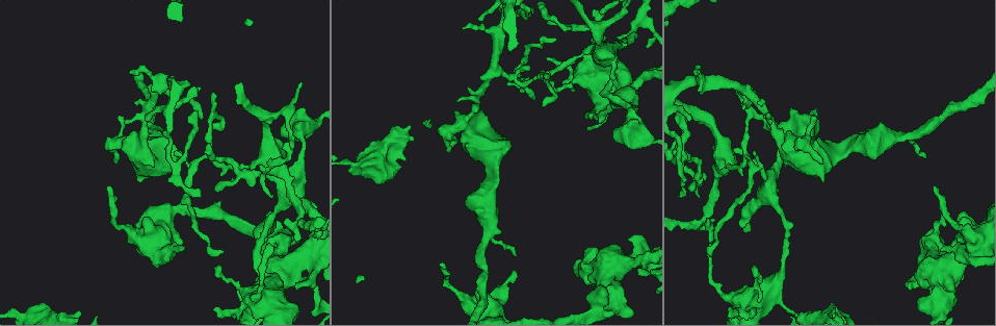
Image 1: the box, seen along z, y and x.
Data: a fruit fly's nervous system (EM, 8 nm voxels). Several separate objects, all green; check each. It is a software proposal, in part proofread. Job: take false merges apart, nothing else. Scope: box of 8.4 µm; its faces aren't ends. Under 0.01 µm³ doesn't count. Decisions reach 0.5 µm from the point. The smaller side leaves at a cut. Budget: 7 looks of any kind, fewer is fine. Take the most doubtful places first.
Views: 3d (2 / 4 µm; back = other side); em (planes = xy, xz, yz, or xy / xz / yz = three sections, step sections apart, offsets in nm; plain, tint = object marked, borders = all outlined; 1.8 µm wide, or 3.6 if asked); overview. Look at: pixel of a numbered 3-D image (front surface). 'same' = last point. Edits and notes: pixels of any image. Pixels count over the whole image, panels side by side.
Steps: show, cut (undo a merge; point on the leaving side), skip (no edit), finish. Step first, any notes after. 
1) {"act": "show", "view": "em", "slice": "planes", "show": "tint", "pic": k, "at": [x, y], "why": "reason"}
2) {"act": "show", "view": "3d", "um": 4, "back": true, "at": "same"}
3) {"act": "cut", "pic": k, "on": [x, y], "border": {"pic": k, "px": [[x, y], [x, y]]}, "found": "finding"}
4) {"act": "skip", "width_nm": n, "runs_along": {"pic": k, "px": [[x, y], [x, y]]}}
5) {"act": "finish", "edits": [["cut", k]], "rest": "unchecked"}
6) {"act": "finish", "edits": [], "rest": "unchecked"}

{"act": "show", "view": "em", "slice": "planes", "show": "tint", "pic": 1, "at": [644, 261], "why": "sudden change in width"}

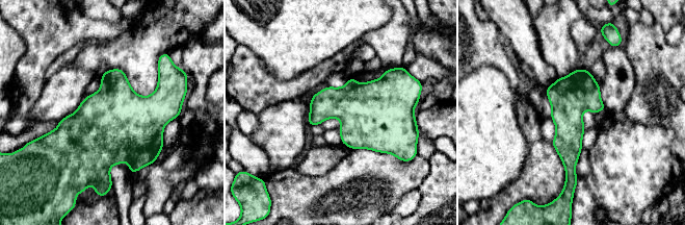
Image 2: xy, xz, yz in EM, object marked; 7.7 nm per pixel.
{"act": "skip", "found": "one neuron here"}

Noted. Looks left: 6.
{"act": "show", "view": "3d", "um": 4, "pic": 1, "at": [469, 304], "why": "calibre changes"}

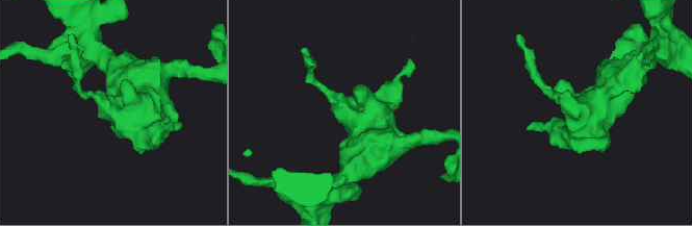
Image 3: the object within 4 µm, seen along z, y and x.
{"act": "show", "view": "em", "um": 3.6, "slice": "planes", "show": "tint", "pic": 3, "at": [577, 109]}

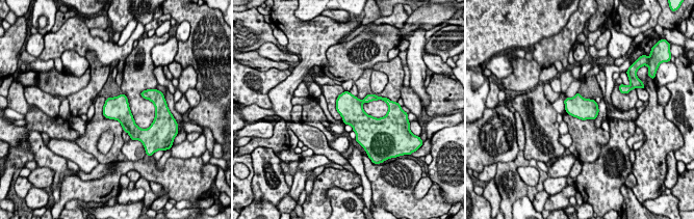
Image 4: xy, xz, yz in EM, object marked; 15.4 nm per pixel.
{"act": "skip", "found": "one neuron here"}

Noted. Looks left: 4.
{"act": "show", "view": "em", "slice": "xy", "step": 8, "show": "tint", "pic": 1, "at": [305, 226], "why": "a fork"}

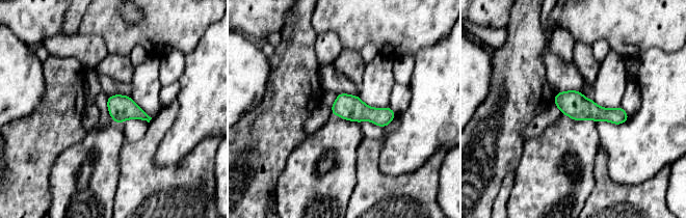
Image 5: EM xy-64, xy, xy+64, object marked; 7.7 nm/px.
{"act": "show", "view": "em", "slice": "planes", "show": "tint", "at": "same"}

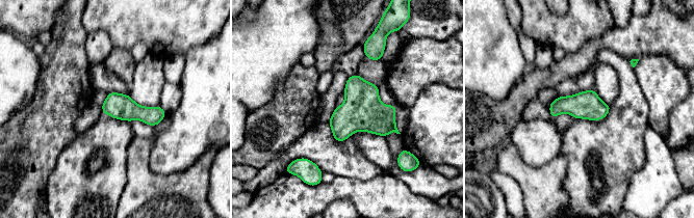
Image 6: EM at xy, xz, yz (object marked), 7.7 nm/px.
{"act": "skip", "found": "all the same neuron"}

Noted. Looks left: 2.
{"act": "finish", "edits": [], "rest": "unchecked"}

